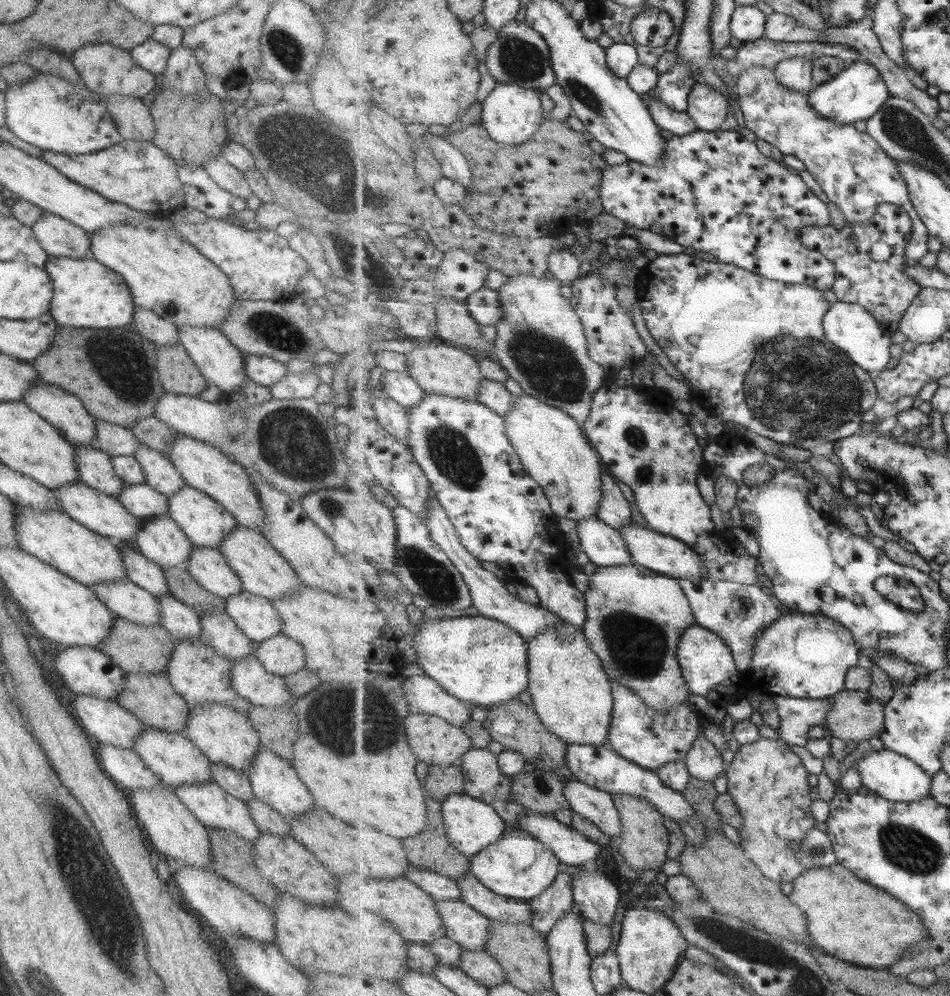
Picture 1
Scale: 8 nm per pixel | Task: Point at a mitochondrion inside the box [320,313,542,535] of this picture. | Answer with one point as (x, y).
(447, 447)

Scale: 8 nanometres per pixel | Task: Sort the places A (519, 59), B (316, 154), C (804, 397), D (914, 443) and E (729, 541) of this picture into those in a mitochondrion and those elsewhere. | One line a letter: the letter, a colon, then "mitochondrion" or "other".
A: mitochondrion
B: mitochondrion
C: mitochondrion
D: other
E: other

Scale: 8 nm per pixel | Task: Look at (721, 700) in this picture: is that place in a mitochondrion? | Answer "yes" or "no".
no

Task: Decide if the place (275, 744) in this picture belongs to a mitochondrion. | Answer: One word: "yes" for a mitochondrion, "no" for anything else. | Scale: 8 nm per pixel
no

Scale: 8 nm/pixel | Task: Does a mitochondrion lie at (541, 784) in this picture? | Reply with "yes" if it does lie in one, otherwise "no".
yes

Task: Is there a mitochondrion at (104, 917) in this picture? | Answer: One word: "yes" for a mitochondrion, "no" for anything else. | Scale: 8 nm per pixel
yes

